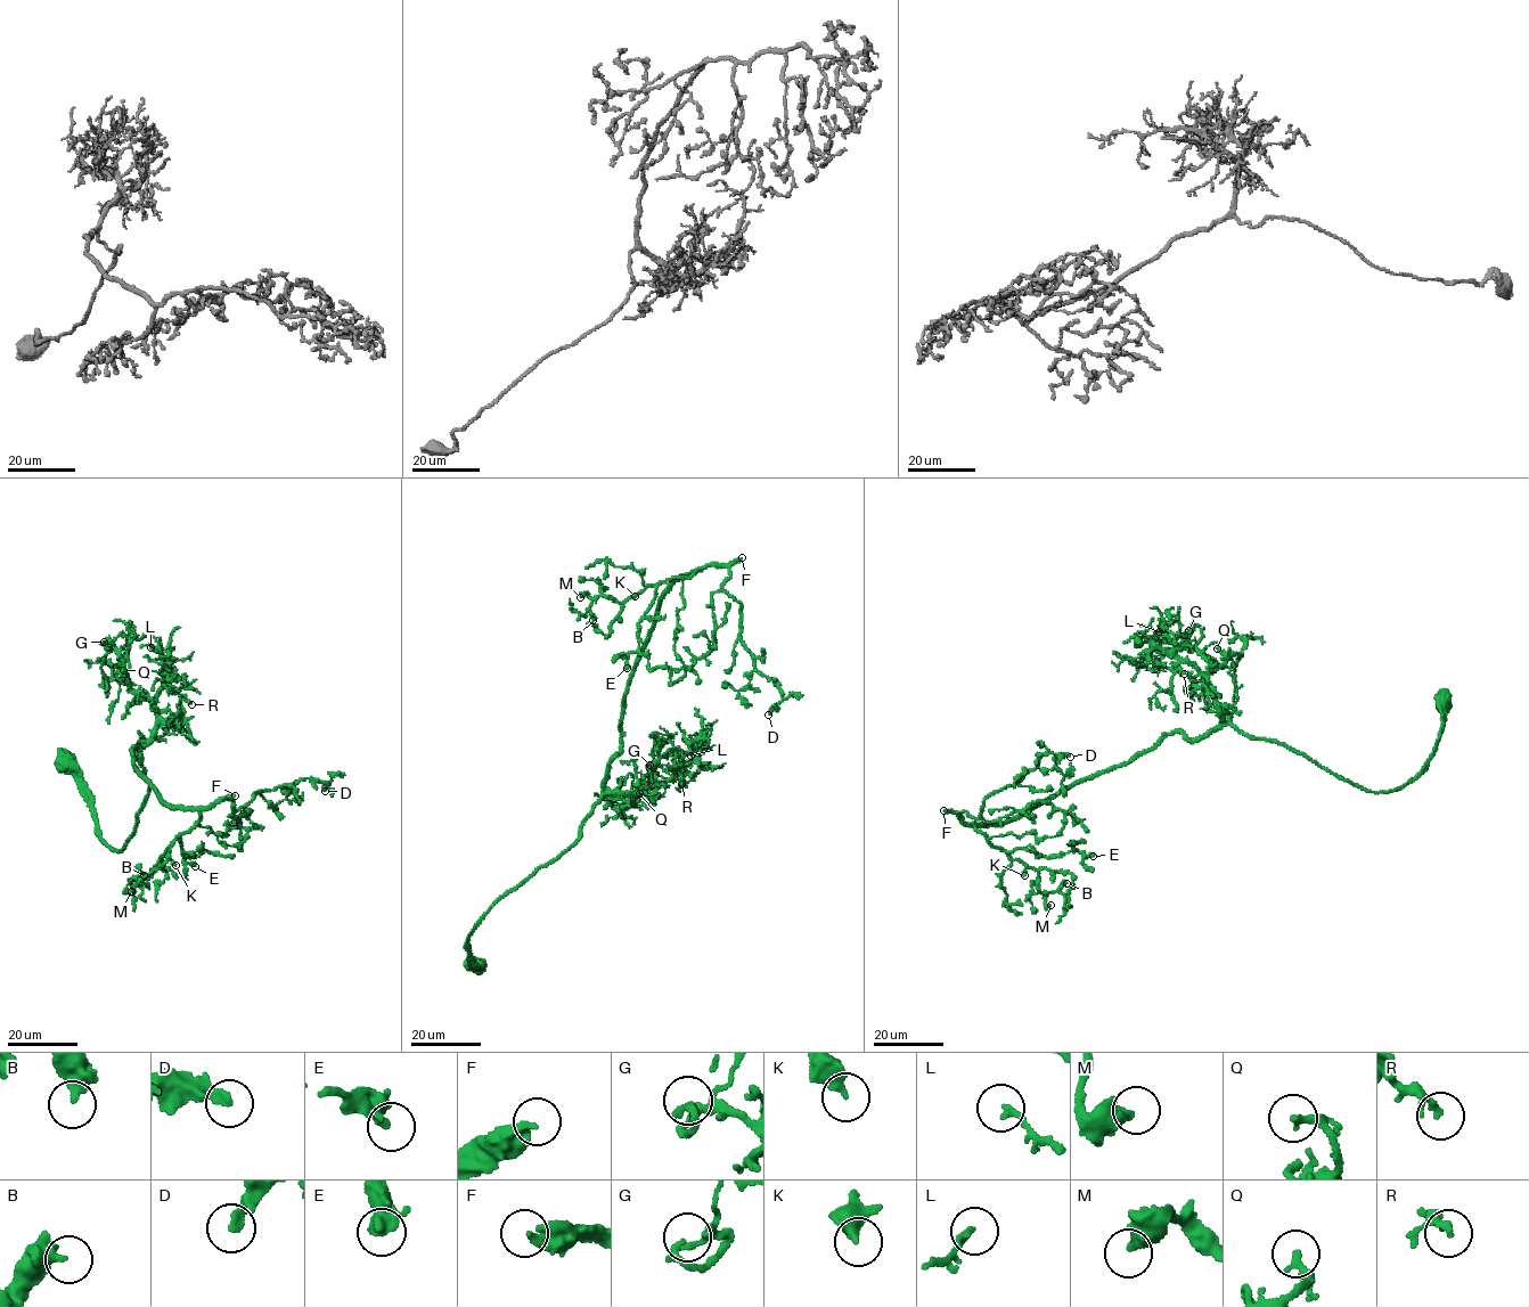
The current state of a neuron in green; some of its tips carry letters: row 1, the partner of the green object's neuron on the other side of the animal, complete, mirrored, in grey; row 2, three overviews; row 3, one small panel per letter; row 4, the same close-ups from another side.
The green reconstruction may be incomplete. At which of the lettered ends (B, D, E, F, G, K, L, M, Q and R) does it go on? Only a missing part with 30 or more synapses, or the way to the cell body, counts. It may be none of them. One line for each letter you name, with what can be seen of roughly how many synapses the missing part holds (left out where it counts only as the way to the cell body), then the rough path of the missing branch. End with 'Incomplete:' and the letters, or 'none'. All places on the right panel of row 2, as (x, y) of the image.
F: 700 synapses; course (943, 810), (922, 798), (924, 802), (908, 805), (898, 799), (894, 806), (881, 801), (877, 824), (893, 810)
Incomplete: F

